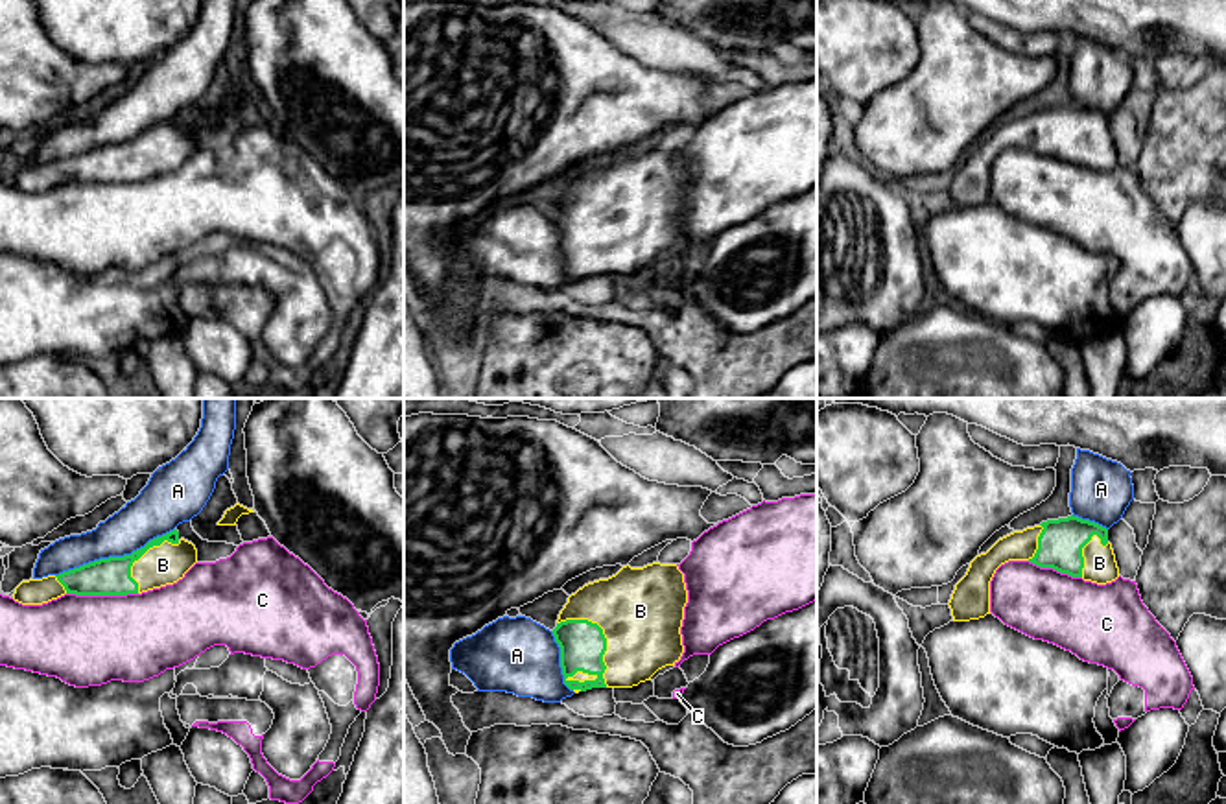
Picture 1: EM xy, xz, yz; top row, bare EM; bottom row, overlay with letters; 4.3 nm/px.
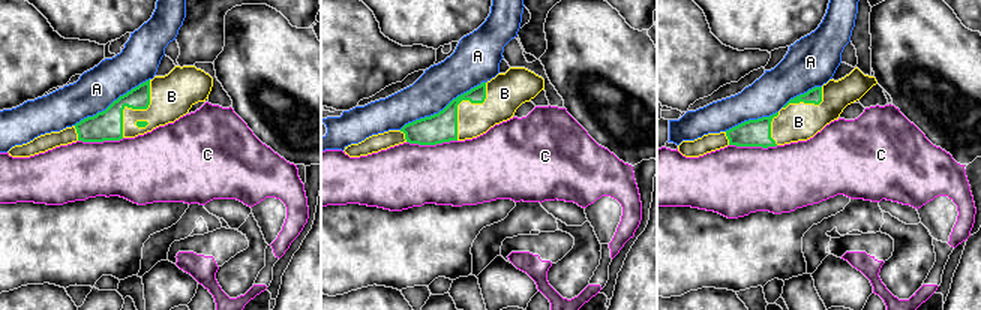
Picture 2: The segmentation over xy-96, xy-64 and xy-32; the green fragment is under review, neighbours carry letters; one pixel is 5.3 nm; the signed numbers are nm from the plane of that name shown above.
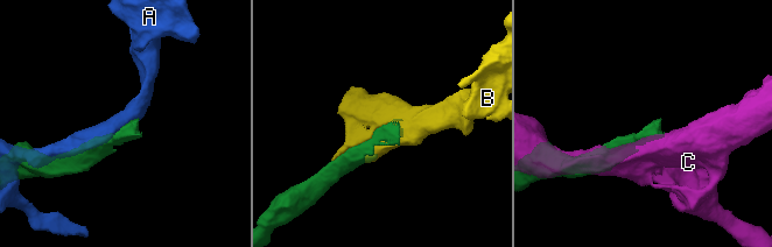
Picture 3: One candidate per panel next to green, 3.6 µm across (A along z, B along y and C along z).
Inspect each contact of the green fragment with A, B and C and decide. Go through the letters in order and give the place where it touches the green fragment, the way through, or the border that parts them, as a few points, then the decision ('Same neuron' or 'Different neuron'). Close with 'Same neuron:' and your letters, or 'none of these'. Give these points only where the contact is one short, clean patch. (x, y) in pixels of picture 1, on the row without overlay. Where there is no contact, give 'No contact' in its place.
A: Touches green at xy (115, 144). Different neuron
B: Touches green at xz (603, 224). Same neuron
C: Touches green at xy (102, 181). Different neuron
Same neuron: B

